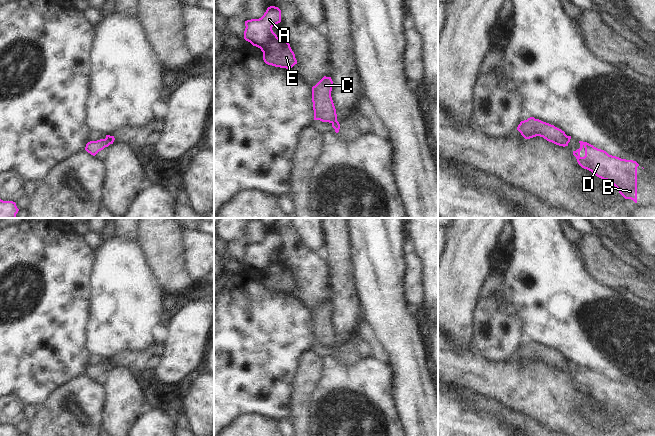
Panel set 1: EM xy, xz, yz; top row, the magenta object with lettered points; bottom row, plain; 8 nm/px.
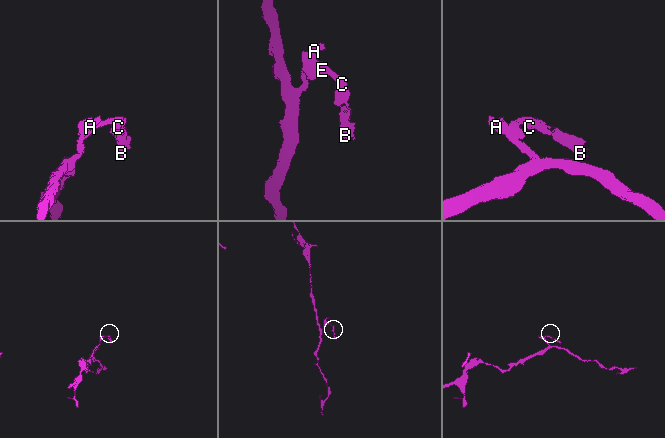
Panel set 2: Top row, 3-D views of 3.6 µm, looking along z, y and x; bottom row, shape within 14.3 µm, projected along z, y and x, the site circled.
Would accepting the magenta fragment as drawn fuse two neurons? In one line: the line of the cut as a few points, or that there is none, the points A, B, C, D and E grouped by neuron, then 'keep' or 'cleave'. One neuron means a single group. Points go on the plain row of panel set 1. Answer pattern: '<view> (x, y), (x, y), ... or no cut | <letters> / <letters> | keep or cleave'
xz (336, 344), (332, 347) | A C E / B D | cleave

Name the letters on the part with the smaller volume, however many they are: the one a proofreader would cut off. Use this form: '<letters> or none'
B, D.

